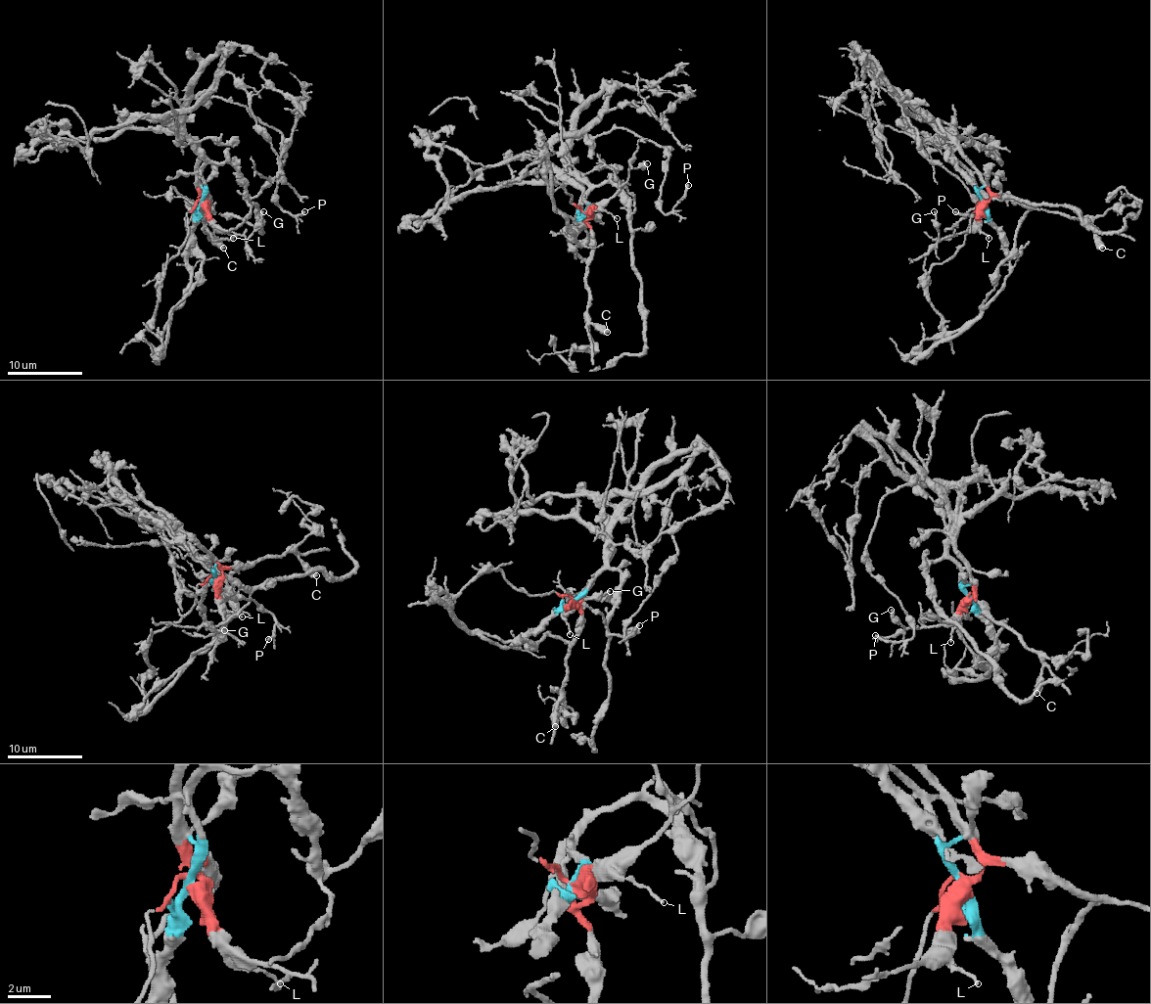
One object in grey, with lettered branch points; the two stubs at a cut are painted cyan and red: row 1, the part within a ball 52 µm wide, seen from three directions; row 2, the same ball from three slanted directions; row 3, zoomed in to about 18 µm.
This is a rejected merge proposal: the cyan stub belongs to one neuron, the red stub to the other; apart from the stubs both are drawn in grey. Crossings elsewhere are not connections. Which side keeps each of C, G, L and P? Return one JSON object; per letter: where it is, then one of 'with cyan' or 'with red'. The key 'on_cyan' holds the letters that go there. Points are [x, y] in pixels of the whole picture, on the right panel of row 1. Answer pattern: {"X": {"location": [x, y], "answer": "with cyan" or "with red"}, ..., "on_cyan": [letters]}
{"C": {"location": [1102, 248], "answer": "with red"}, "G": {"location": [934, 211], "answer": "with red"}, "L": {"location": [989, 238], "answer": "with red"}, "P": {"location": [955, 211], "answer": "with cyan"}, "on_cyan": ["P"]}

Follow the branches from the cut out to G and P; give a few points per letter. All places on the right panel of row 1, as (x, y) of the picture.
G: (983, 203), (983, 212), (970, 230), (940, 239), (934, 210)
P: (983, 203), (973, 175), (905, 95), (897, 105), (919, 135), (919, 147), (985, 208), (977, 214), (954, 210)

